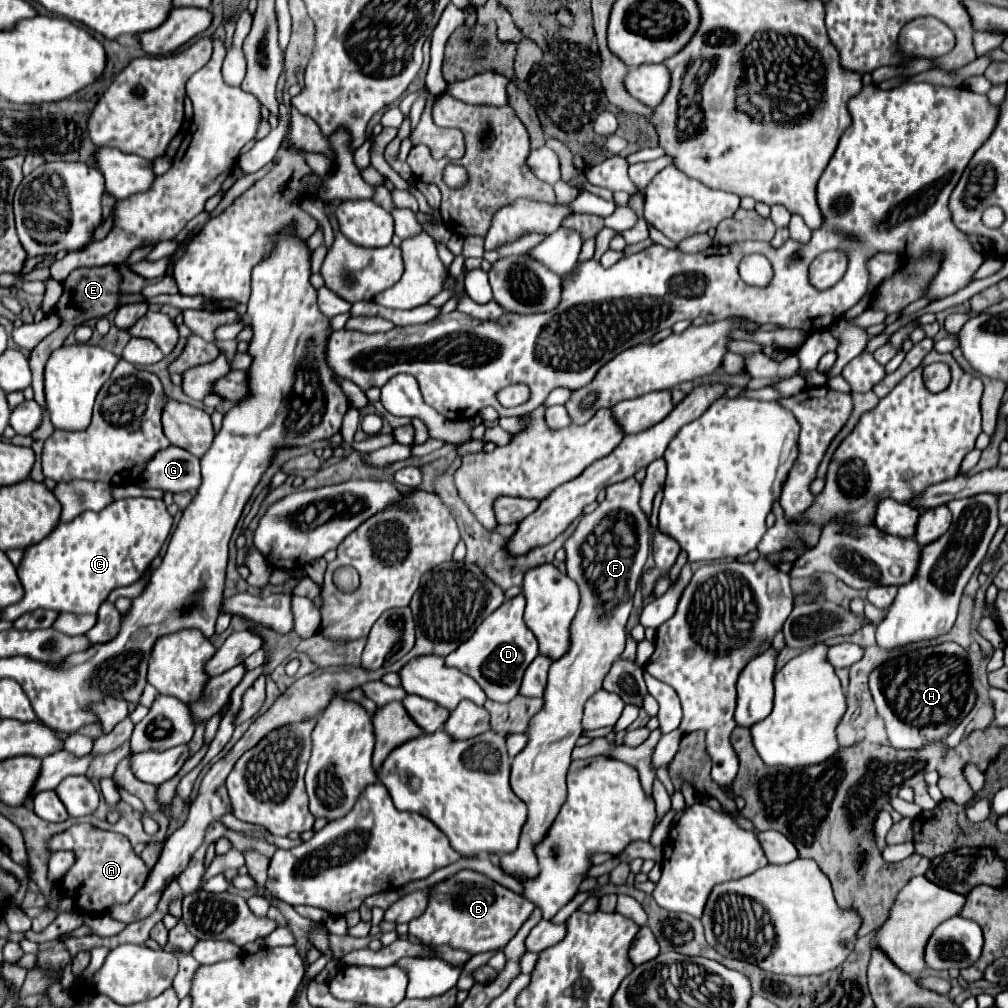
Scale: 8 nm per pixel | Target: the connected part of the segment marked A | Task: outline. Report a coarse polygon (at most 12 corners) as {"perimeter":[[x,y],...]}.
{"perimeter":[[78,823],[54,835],[76,863],[62,895],[82,913],[128,903],[150,869],[124,835]]}

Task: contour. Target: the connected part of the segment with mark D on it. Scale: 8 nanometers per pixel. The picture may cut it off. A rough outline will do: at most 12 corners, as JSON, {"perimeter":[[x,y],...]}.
{"perimeter":[[522,595],[444,657],[492,701],[518,695],[538,641]]}

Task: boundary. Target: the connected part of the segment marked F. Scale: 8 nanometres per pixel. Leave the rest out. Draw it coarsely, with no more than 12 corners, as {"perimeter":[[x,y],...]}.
{"perimeter":[[632,477],[564,543],[580,587],[570,647],[512,761],[528,821],[508,875],[566,799],[584,703],[626,643],[650,523]]}

